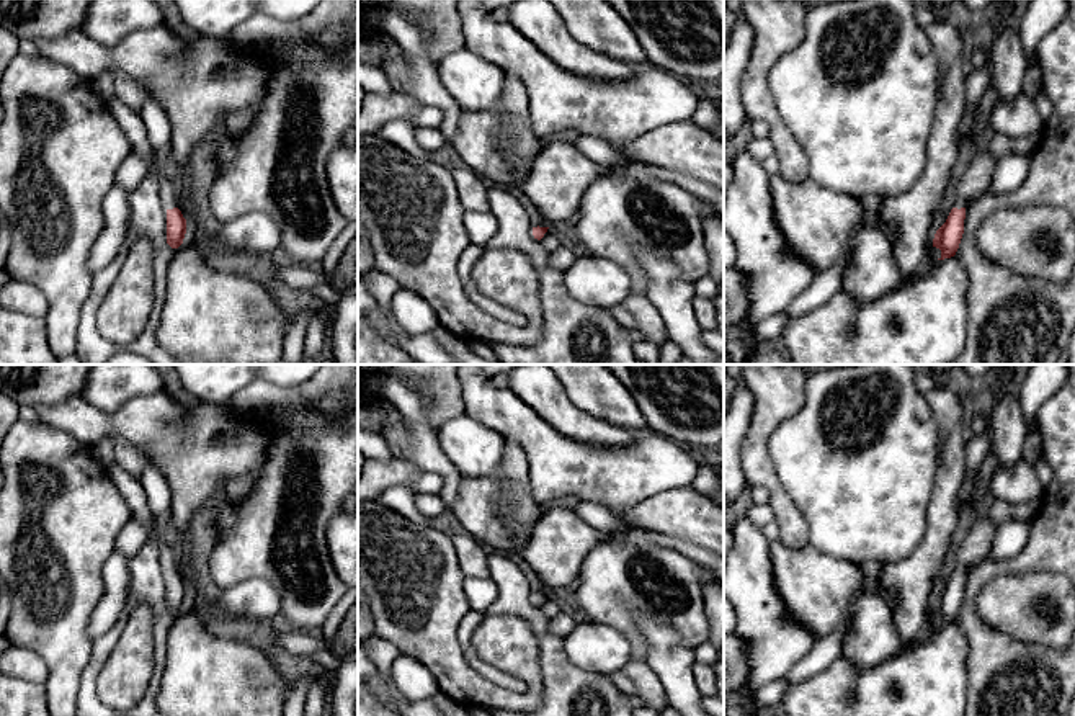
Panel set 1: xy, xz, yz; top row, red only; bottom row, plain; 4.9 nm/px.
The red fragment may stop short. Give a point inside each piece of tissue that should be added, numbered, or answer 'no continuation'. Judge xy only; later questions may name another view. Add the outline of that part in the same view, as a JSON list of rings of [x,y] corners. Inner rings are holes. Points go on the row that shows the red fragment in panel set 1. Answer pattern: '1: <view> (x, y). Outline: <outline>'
1: xy (169, 192). Outline: [[[157,168],[157,181],[158,181],[158,188],[160,188],[160,198],[165,204],[165,208],[167,209],[176,208],[176,203],[178,203],[176,185],[170,178],[162,175],[158,168]]]

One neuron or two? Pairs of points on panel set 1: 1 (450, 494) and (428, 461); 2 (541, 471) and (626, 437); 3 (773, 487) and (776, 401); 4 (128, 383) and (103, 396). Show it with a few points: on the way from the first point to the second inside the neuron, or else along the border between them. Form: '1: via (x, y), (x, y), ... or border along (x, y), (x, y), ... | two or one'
1: via (450, 484), (450, 476), (438, 465) | one
2: border along (566, 437), (605, 447), (628, 447), (636, 440) | two
3: via (760, 466), (760, 429), (763, 422) | one
4: via (121, 383), (110, 389) | one

